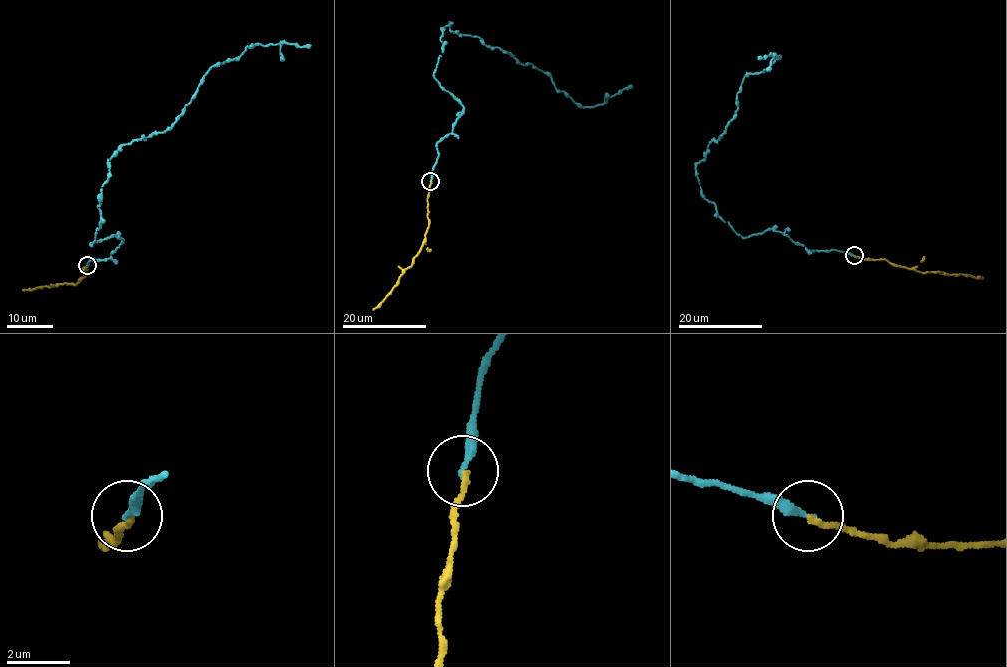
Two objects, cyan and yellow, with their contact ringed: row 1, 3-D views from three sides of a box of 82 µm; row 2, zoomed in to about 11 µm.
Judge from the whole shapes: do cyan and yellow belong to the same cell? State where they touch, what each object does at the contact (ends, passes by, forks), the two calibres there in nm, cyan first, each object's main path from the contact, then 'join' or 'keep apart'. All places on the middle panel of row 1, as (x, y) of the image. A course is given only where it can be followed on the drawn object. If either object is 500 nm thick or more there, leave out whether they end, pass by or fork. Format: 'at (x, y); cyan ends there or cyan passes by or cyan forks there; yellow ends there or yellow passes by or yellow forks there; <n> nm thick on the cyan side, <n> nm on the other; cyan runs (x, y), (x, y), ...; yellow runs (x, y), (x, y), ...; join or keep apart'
at (430, 181); cyan ends there; yellow ends there; 280 nm thick on the cyan side, 190 nm on the other; cyan runs (430, 181), (436, 144), (463, 108), (434, 77), (451, 22), (540, 70), (582, 106), (633, 86); yellow runs (430, 181), (425, 242), (392, 291), (372, 310); join

